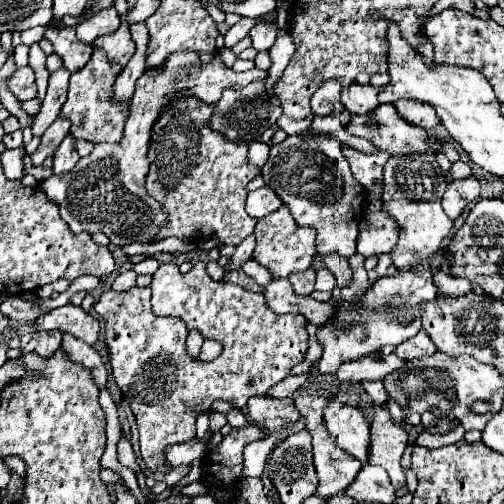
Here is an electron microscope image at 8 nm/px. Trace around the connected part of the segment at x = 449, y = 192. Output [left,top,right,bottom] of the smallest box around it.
[442,175,482,219]

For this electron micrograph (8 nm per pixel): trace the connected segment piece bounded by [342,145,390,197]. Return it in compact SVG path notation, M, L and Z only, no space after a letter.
M348 145L342 147L342 153L344 157L348 159L350 167L352 167L352 173L356 177L356 181L368 191L368 195L372 197L380 197L382 195L382 189L384 189L384 163L386 159L390 157L386 151L378 151L378 153L360 153Z

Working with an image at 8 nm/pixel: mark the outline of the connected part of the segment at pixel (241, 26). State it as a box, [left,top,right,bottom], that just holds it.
[224,17,258,47]

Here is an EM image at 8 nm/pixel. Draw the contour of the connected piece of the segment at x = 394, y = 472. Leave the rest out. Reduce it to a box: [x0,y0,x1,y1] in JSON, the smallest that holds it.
[368,403,408,489]

